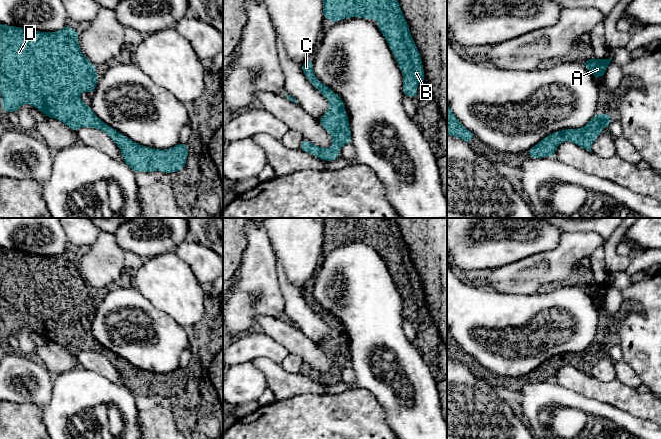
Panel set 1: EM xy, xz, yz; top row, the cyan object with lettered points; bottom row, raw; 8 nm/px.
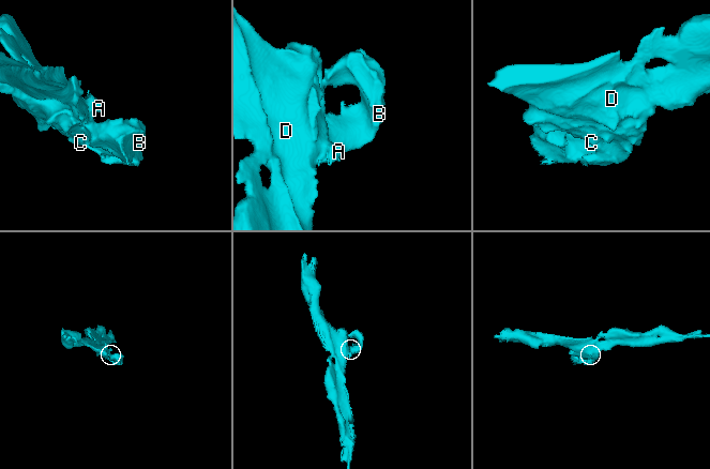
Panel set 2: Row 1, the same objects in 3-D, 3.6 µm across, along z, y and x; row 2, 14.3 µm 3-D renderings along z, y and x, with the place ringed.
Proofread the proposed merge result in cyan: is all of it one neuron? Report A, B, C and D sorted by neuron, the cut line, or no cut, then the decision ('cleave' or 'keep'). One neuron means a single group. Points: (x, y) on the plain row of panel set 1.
A B C D | no cut | keep

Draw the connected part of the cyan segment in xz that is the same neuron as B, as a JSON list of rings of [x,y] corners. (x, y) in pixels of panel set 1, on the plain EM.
[[[324,218],[323,241],[336,247],[344,242],[360,241],[377,243],[378,253],[385,261],[398,290],[403,298],[403,318],[414,322],[418,316],[417,308],[425,305],[425,297],[417,270],[403,239],[395,218]]]

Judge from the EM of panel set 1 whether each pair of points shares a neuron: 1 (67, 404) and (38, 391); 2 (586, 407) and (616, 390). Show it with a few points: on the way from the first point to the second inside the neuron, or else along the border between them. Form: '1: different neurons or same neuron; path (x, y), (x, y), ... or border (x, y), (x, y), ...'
1: different neurons; border (54, 377), (51, 398), (42, 408)
2: different neurons; border (575, 392), (619, 408)

